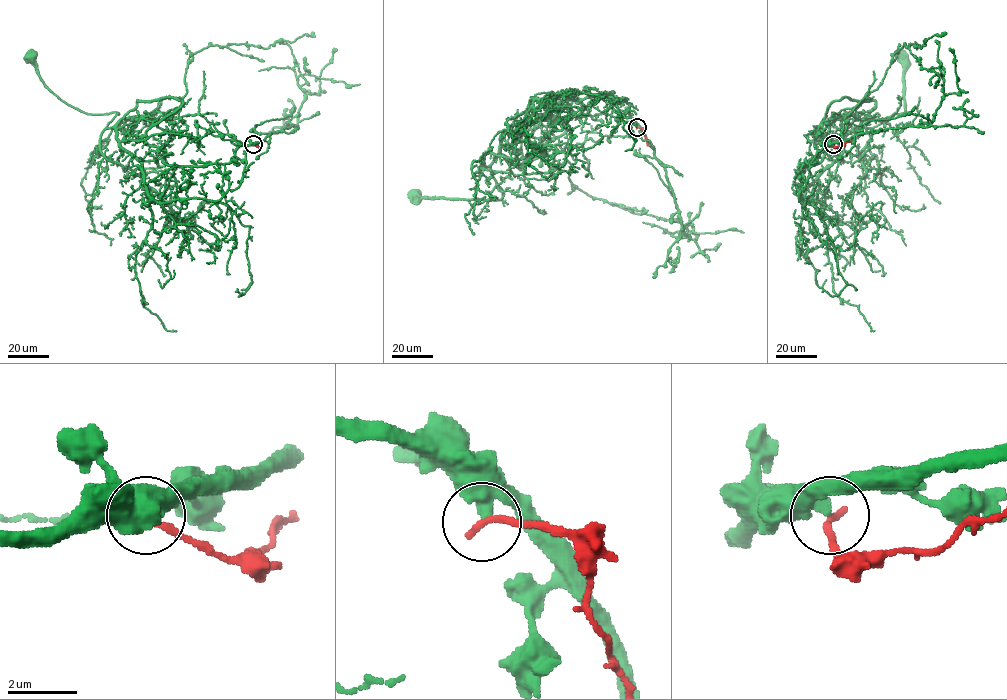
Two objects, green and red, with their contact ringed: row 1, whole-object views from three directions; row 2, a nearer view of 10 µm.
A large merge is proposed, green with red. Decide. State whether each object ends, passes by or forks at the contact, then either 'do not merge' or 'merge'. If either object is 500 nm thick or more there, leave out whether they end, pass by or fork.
green ends; red ends; do not merge

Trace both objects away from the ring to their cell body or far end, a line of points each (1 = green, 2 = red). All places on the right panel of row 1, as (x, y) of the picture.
1: (833, 144), (820, 139), (822, 130), (812, 140), (805, 136), (838, 141), (860, 127), (905, 114), (900, 55)
2: (833, 144), (839, 146), (852, 141)

